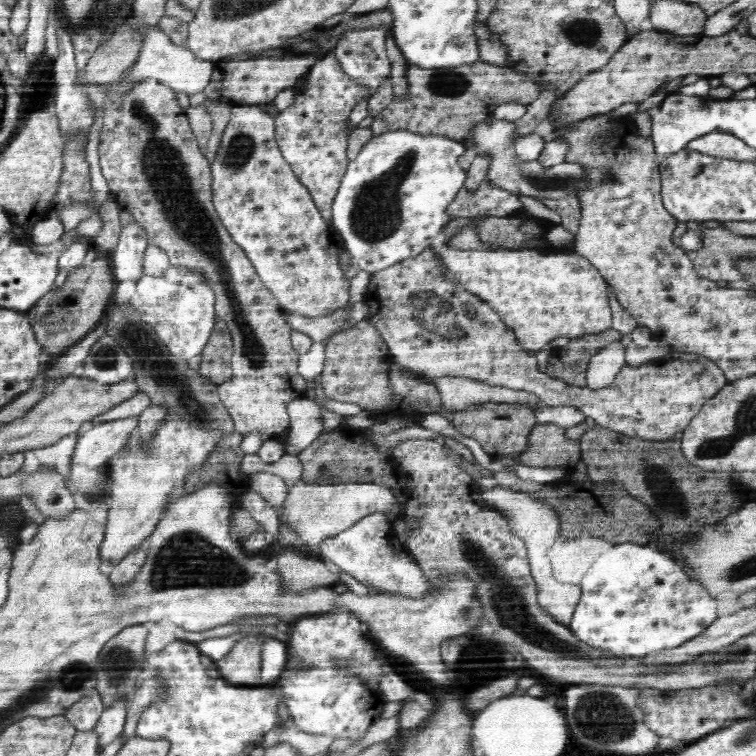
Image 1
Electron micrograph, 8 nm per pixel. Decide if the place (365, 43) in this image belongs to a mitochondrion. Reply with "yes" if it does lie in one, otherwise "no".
yes

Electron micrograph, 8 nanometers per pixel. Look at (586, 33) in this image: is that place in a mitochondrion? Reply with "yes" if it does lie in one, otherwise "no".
yes

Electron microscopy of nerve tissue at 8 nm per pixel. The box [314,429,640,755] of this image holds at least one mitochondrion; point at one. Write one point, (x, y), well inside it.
(511, 605)

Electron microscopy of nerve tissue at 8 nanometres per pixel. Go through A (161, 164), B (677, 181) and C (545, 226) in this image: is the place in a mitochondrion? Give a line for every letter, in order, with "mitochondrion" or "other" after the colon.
A: mitochondrion
B: other
C: other

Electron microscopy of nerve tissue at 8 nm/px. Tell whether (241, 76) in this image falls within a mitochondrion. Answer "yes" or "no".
no

